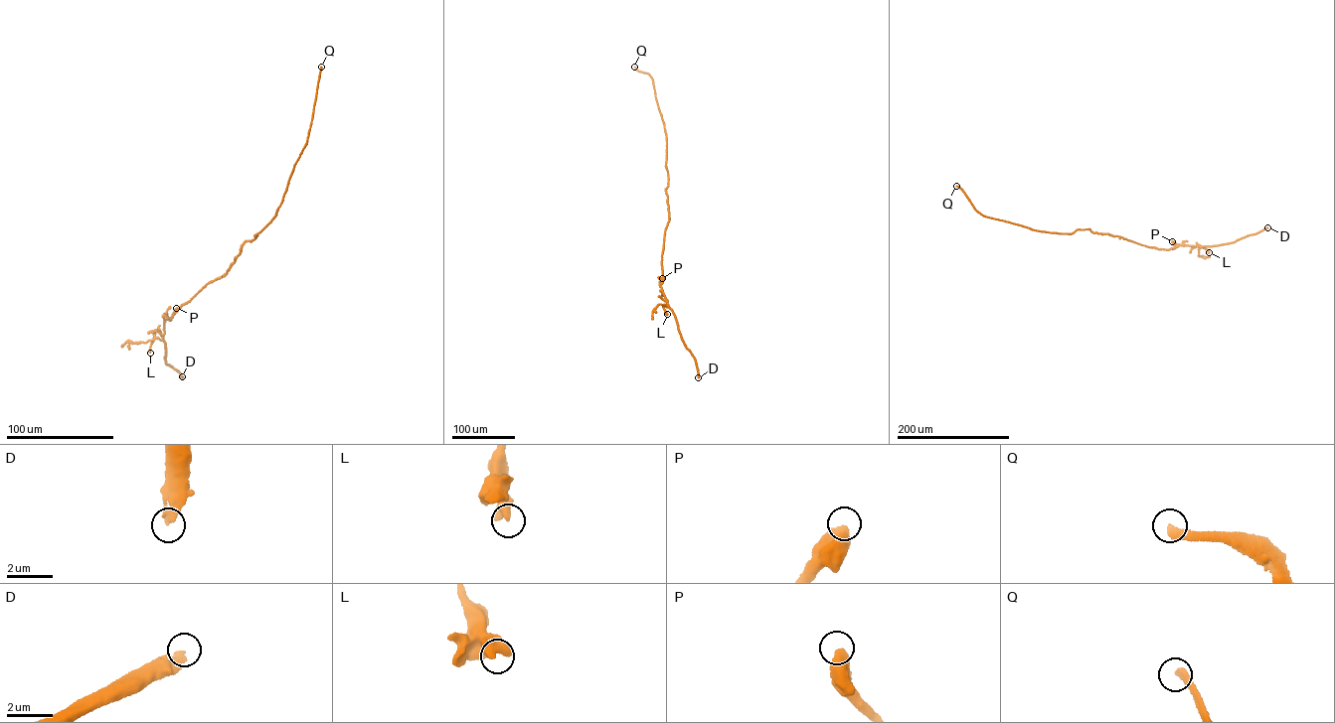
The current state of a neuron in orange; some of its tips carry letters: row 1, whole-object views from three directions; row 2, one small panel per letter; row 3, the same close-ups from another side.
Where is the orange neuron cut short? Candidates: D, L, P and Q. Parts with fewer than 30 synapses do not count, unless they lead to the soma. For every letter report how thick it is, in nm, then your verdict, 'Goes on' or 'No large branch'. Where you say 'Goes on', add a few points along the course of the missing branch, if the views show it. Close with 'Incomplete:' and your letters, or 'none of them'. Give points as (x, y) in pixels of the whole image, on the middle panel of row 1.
D: Thickness 320 nm. No large branch
L: Thickness 460 nm. No large branch
P: Thickness 600 nm. No large branch
Q: Thickness 320 nm. Goes on. Course of what is missing: (634, 67), (623, 55), (631, 46)
Incomplete: Q

